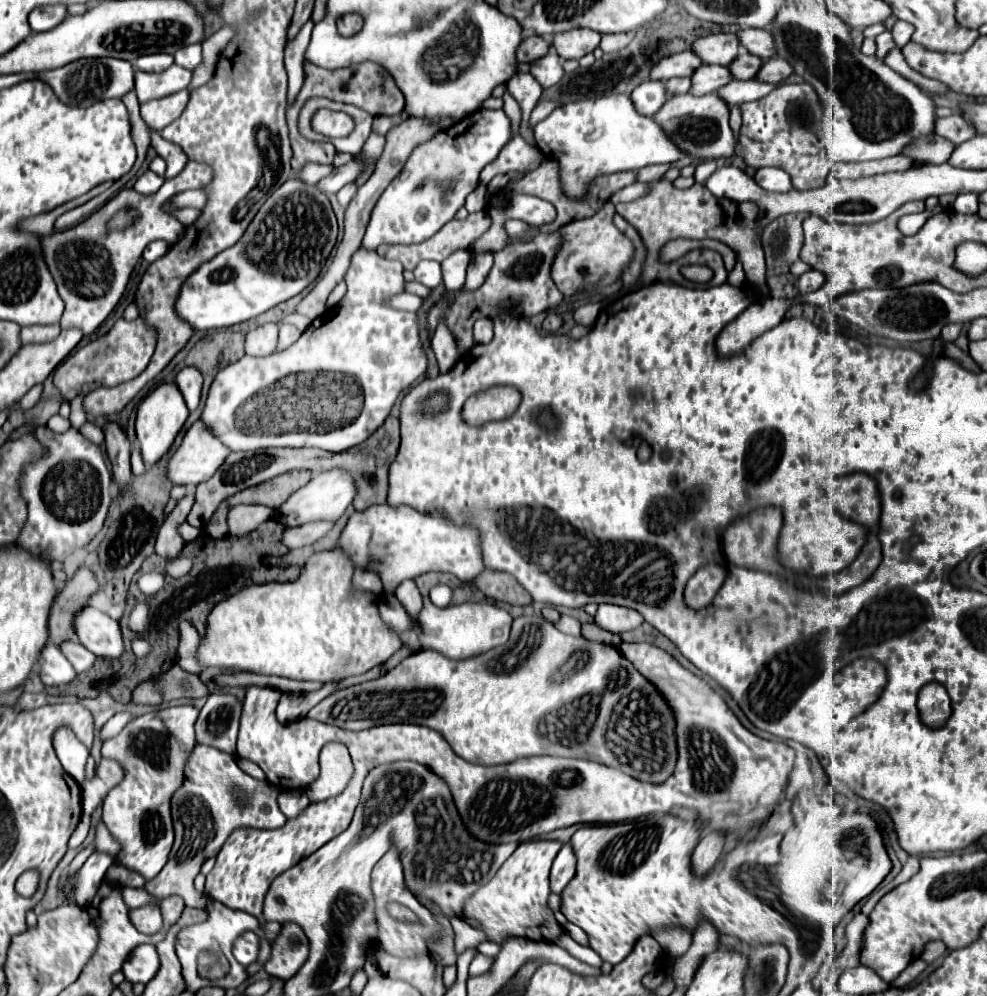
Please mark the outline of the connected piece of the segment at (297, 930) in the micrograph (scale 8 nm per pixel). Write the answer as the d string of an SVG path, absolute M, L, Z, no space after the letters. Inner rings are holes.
M286 923L282 926L280 935L272 943L272 957L266 963L266 973L278 979L290 979L308 959L308 939L304 929L296 923ZM290 937L298 937L300 945L292 945Z

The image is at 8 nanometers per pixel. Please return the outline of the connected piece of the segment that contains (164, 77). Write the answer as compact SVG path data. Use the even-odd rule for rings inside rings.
M172 65L162 73L142 73L136 71L136 93L138 101L150 101L150 99L160 99L166 95L172 95L176 91L188 89L192 81L192 73L184 67Z

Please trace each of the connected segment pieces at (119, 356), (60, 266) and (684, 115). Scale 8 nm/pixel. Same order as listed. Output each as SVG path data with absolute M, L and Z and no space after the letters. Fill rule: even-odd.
M140 317L134 321L118 319L106 335L86 343L84 347L78 347L56 367L54 387L66 401L72 401L72 397L78 397L80 393L88 395L94 387L116 387L120 383L132 381L146 369L154 349L156 349L154 327L148 327L148 323L144 323L144 319Z
M156 131L152 133L152 147L168 165L164 173L166 181L158 189L158 193L138 195L134 189L122 189L112 201L108 201L102 209L92 213L80 225L44 237L44 257L58 285L58 293L66 303L66 309L60 320L61 329L78 328L84 331L84 335L90 335L118 305L120 297L126 291L130 275L138 259L142 257L144 247L158 239L170 241L172 245L180 237L180 231L184 231L182 223L178 223L174 217L164 215L160 211L162 203L186 189L204 189L212 181L212 169L206 163L188 161L188 157L178 145L164 141ZM126 207L134 207L138 211L134 219L134 231L110 231L108 221ZM94 279L96 279L96 287L94 287Z
M692 93L670 97L664 107L654 115L656 123L666 131L666 135L688 155L702 159L728 159L734 155L734 135L728 127L730 107L716 93L696 97Z

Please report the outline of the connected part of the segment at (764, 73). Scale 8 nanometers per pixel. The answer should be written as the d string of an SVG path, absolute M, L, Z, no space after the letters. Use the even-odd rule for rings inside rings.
M768 59L764 61L762 69L758 71L756 79L766 81L766 83L782 83L784 79L788 79L792 75L792 67L790 63L784 63L784 59Z

